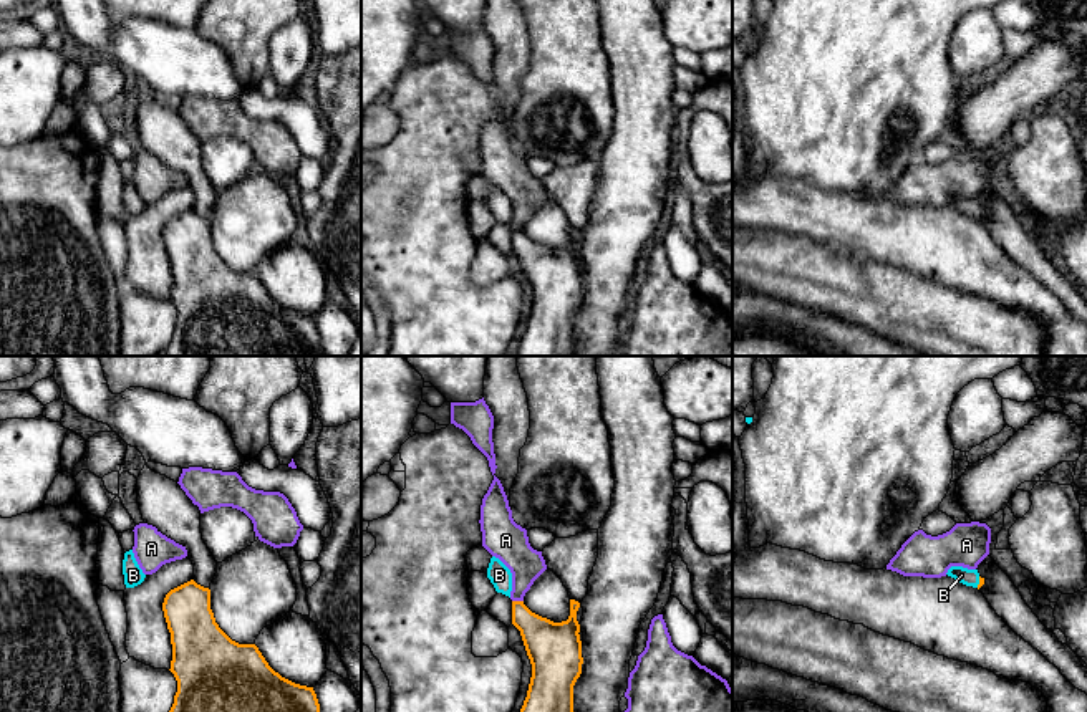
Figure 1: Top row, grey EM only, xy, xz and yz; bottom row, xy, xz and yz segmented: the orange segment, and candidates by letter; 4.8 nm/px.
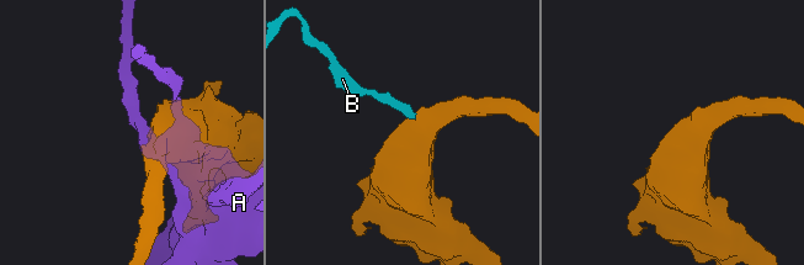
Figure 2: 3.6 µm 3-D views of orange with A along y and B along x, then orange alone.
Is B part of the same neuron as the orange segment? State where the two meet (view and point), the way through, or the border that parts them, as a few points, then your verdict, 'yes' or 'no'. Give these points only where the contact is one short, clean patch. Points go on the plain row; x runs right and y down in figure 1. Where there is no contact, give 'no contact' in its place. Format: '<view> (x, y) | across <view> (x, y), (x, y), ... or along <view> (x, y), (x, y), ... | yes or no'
yz (980, 211) | across yz (981, 209), (980, 211), (961, 204) | yes

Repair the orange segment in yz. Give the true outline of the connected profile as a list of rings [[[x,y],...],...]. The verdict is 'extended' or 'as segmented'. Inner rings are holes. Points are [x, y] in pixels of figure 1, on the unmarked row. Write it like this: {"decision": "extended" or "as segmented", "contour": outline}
{"decision": "extended", "contour": [[[951,195],[946,204],[954,207],[958,212],[963,212],[966,215],[973,215],[978,219],[984,214],[984,207],[979,205],[978,199]]]}

